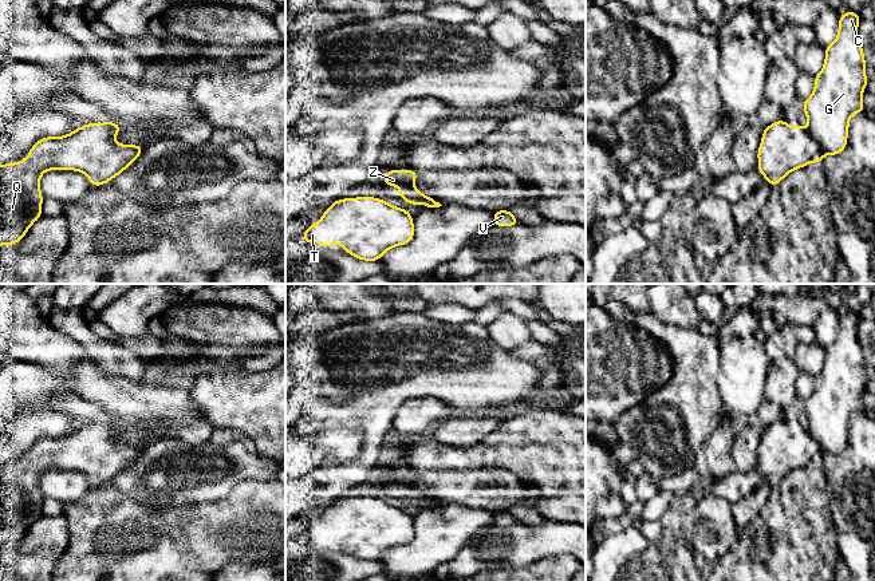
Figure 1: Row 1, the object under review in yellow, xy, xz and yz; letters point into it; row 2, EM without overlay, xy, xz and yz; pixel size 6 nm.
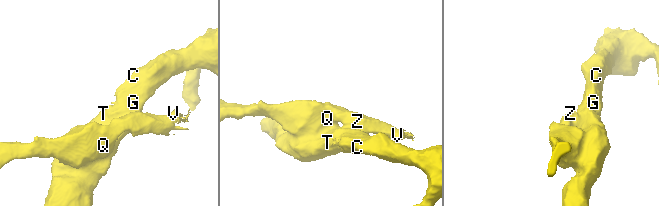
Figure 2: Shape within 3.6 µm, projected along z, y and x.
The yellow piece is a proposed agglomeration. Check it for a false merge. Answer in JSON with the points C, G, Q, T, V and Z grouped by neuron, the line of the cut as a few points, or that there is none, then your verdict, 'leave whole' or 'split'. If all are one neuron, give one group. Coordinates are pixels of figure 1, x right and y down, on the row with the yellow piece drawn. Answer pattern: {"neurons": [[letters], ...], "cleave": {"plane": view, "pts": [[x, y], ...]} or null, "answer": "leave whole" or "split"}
{"neurons": [["C", "G", "Q", "T", "V", "Z"]], "cleave": null, "answer": "leave whole"}

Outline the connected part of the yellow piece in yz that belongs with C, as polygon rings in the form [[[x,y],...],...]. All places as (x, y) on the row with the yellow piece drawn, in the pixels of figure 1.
[[[844,12],[839,16],[839,31],[836,40],[825,51],[823,70],[815,76],[815,90],[803,102],[803,111],[807,115],[808,127],[791,127],[785,120],[776,120],[764,127],[760,149],[757,151],[757,170],[764,178],[776,186],[791,171],[804,167],[811,162],[820,163],[831,154],[840,154],[847,147],[850,118],[855,112],[866,112],[862,94],[867,86],[866,62],[862,44],[858,37],[859,13]]]

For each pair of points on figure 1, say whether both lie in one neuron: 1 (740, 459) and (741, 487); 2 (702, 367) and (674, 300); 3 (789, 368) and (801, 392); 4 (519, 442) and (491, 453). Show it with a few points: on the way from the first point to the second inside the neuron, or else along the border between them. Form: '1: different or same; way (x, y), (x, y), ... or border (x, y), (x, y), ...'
1: different; border (736, 469), (740, 471), (756, 470)
2: different; border (665, 323), (671, 323), (680, 328)
3: different; border (800, 372), (796, 380), (796, 398)
4: same; way (512, 447), (497, 450)

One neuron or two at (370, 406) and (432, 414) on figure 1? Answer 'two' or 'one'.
two

